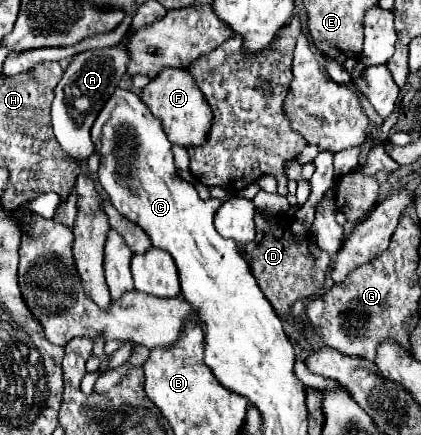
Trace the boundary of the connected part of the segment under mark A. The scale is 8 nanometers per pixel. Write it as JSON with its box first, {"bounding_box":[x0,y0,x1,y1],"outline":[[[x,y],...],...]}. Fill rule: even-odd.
{"bounding_box":[51,42,129,164],"outline":[[[123,42],[111,48],[85,50],[71,60],[69,68],[65,70],[61,82],[55,88],[55,100],[51,106],[53,134],[61,144],[63,152],[69,158],[77,160],[79,164],[85,162],[95,152],[91,142],[91,126],[97,118],[97,112],[101,112],[101,106],[117,90],[121,78],[127,72],[127,64],[129,64],[129,52],[125,50]]]}

